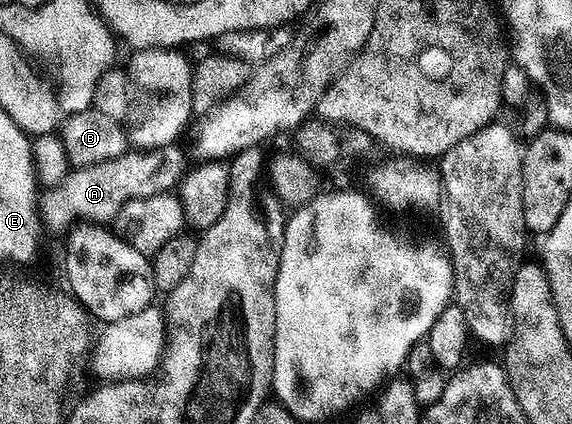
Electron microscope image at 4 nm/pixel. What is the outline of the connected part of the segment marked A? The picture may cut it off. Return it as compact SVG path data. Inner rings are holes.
M174 147L159 150L135 150L106 160L100 164L90 164L88 168L68 171L66 180L56 184L41 196L41 220L51 228L66 229L72 222L86 222L107 226L133 198L149 198L153 194L171 190L178 185L184 171L179 165L179 156ZM70 220L75 220L71 221ZM67 224L67 225L66 225Z

